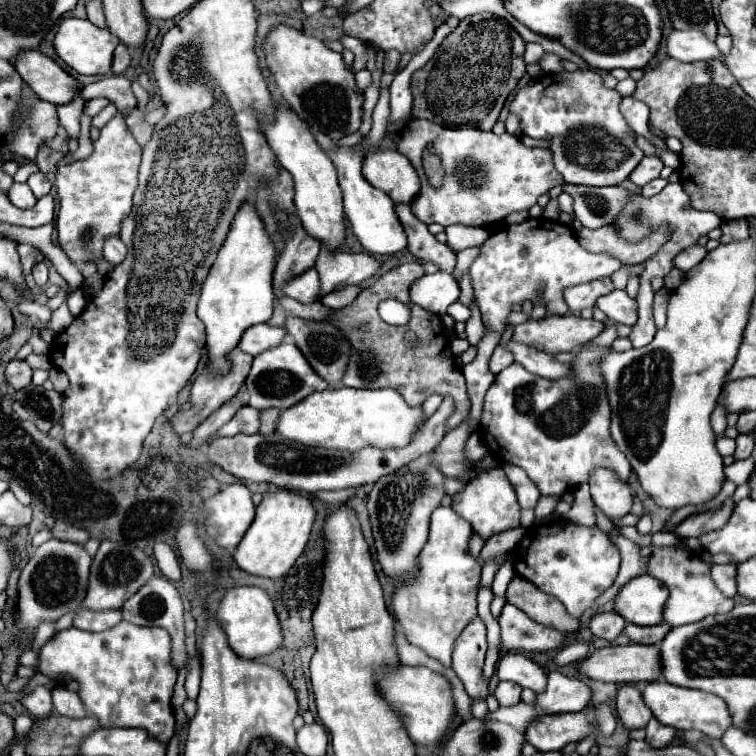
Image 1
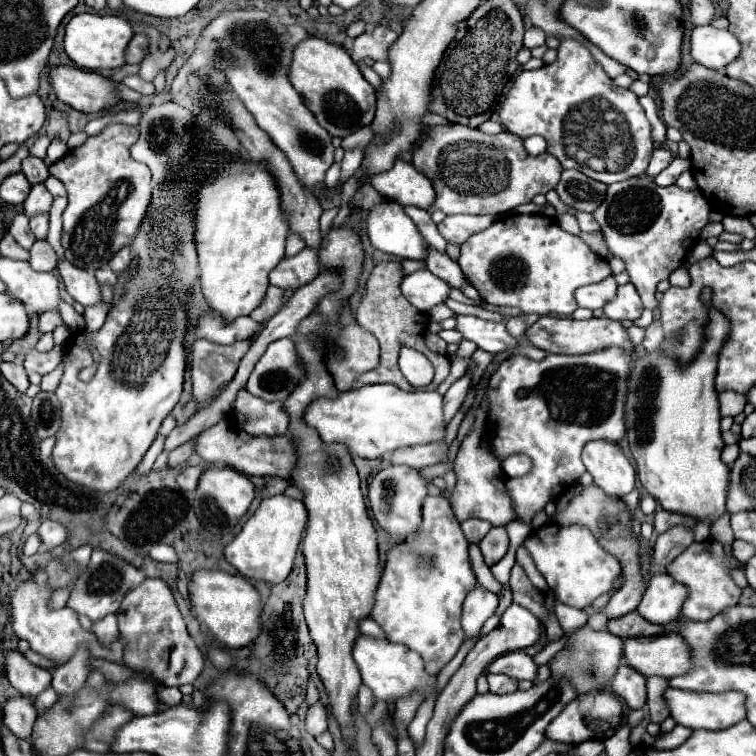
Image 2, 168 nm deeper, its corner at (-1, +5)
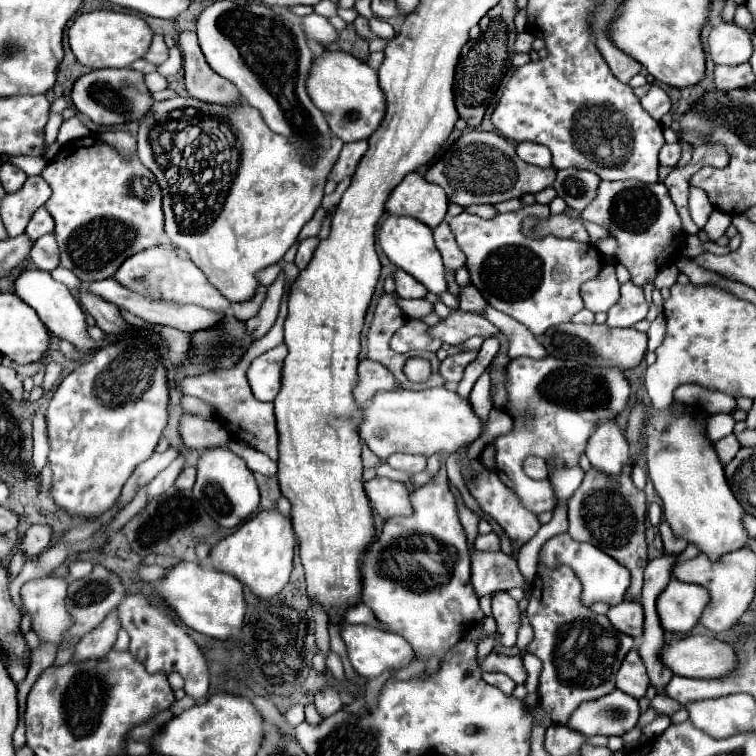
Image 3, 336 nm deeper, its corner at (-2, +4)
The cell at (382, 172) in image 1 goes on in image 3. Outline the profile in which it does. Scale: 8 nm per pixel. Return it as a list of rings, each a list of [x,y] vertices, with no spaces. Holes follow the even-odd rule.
[[[410,173],[390,195],[386,209],[390,215],[412,217],[430,229],[438,227],[448,211],[446,191],[428,183],[418,173]]]

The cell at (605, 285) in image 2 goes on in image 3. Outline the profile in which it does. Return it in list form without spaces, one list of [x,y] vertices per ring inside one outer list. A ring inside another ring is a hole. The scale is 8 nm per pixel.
[[[604,265],[594,279],[588,279],[582,285],[580,295],[586,309],[590,309],[592,313],[608,311],[620,299],[620,283],[616,279],[614,265]]]

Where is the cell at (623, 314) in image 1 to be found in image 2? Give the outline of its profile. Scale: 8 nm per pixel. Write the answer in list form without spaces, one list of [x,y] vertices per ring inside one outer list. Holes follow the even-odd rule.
[[[633,284],[619,286],[615,298],[605,304],[603,312],[611,320],[637,320],[643,312],[643,304],[635,286]]]

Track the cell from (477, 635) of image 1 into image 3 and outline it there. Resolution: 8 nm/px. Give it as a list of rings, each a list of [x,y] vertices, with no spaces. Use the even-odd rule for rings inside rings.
[[[474,551],[472,553],[472,585],[478,597],[490,595],[494,591],[508,591],[512,587],[516,587],[514,583],[522,583],[524,589],[524,579],[520,581],[520,571],[518,571],[518,563],[514,557],[502,553],[502,551]]]

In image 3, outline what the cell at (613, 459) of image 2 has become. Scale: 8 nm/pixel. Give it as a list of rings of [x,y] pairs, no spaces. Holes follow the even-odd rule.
[[[616,421],[598,423],[596,431],[588,439],[586,455],[592,467],[604,471],[606,475],[618,475],[622,471],[630,457],[630,449]]]

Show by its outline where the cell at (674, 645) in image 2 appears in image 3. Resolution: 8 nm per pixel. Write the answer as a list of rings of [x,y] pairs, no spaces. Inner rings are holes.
[[[690,635],[680,641],[670,641],[666,651],[662,651],[662,661],[682,677],[696,677],[696,679],[720,679],[730,675],[738,667],[738,657],[734,647],[722,639],[706,637],[706,635]]]

